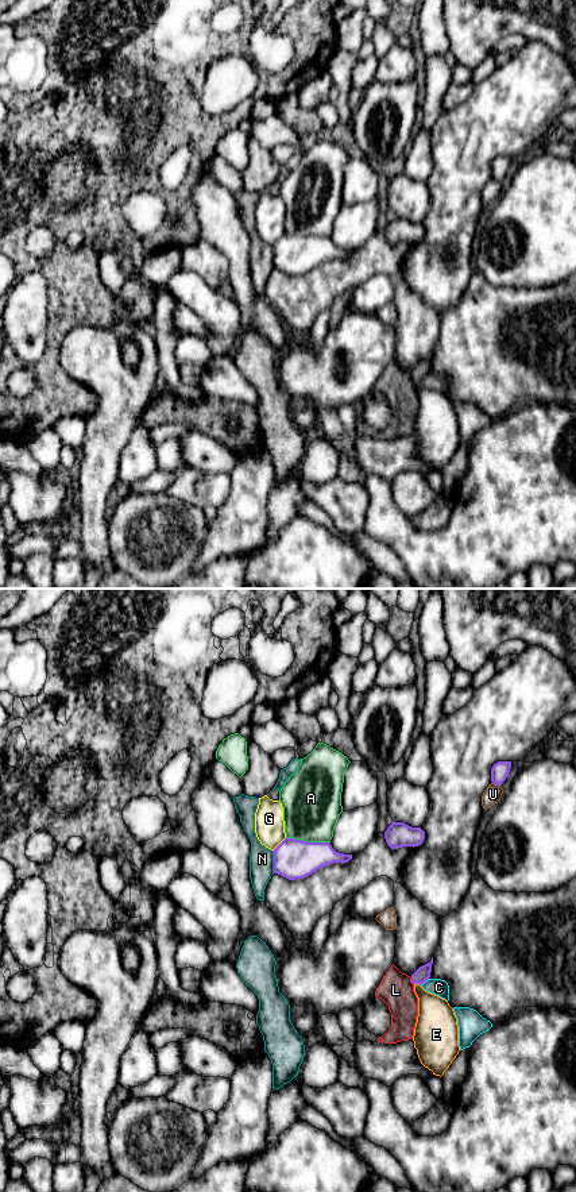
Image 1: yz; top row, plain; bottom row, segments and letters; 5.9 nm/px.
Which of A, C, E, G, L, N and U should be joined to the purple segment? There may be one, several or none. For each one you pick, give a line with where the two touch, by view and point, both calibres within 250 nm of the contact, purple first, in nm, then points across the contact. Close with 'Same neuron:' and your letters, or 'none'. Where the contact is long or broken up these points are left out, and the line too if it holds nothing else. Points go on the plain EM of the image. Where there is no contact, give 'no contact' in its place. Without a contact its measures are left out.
E: yz (417, 378) | 90/220 nm | across yz (422, 369), (417, 378), (436, 415)
Same neuron: E

